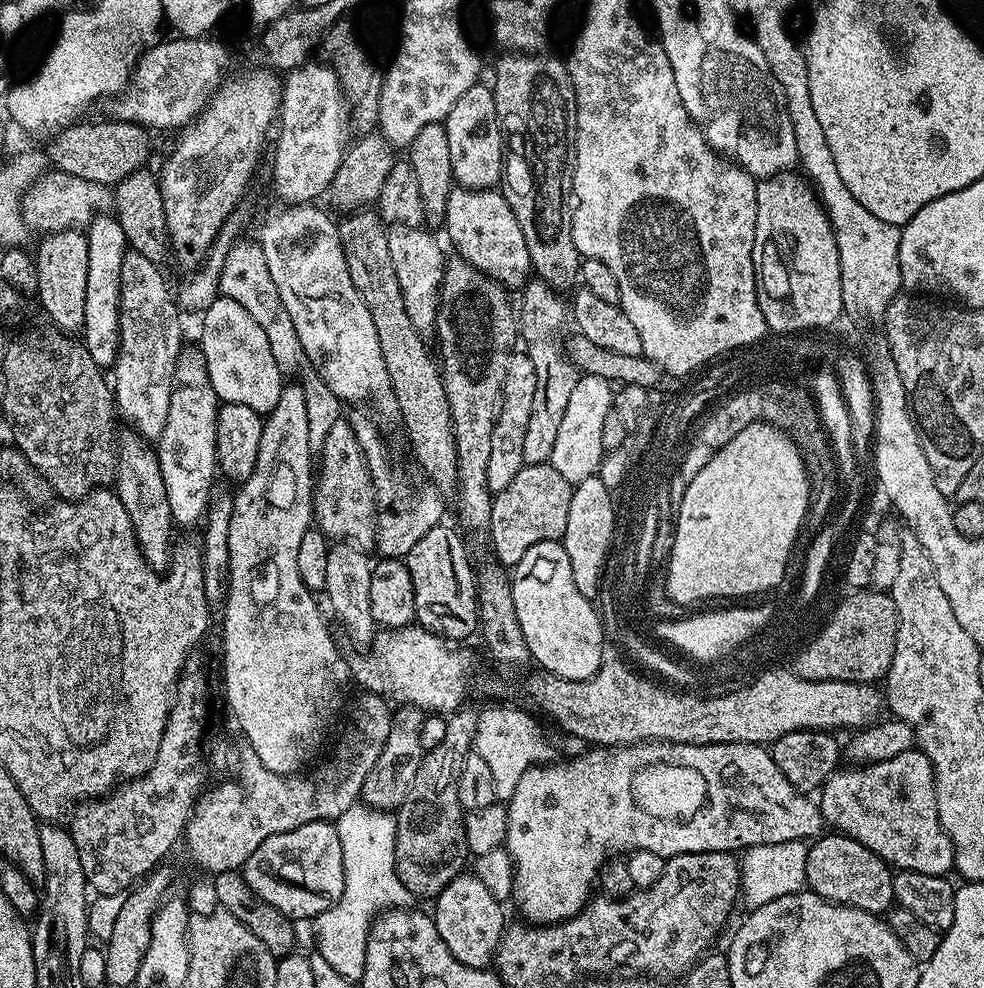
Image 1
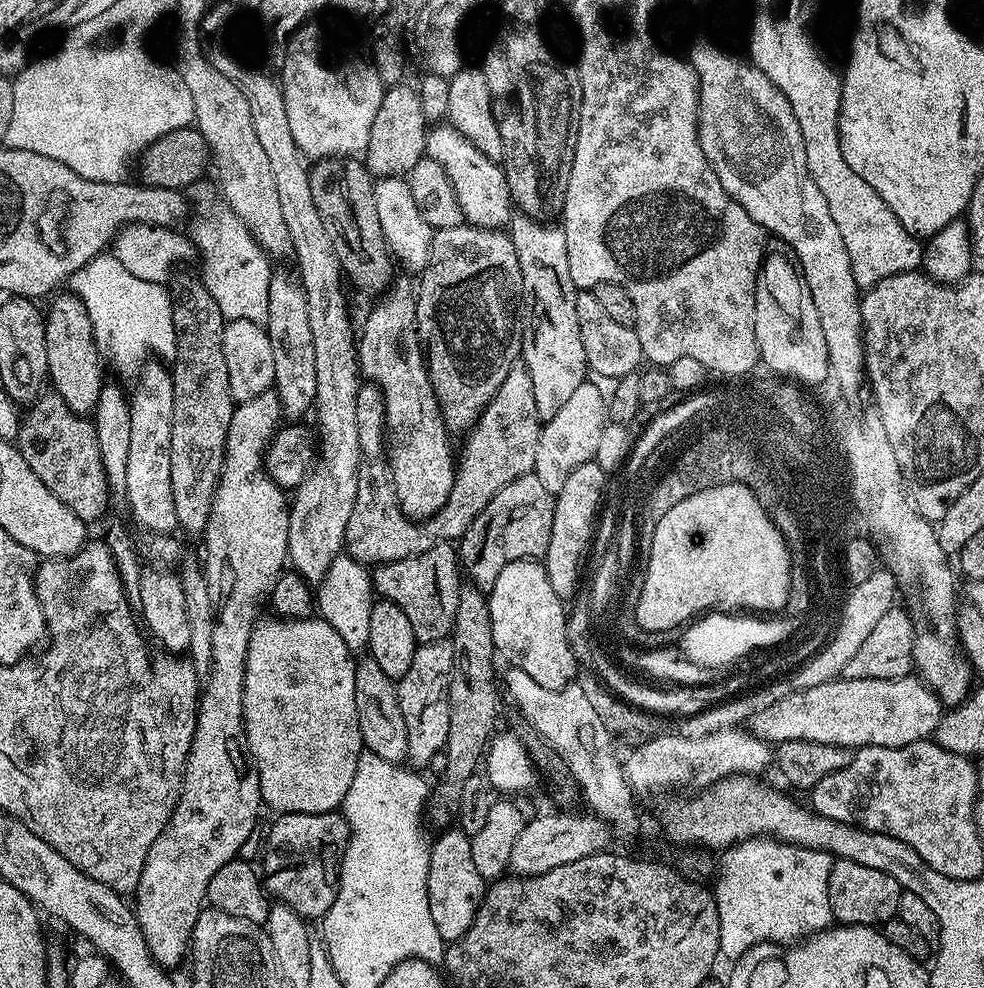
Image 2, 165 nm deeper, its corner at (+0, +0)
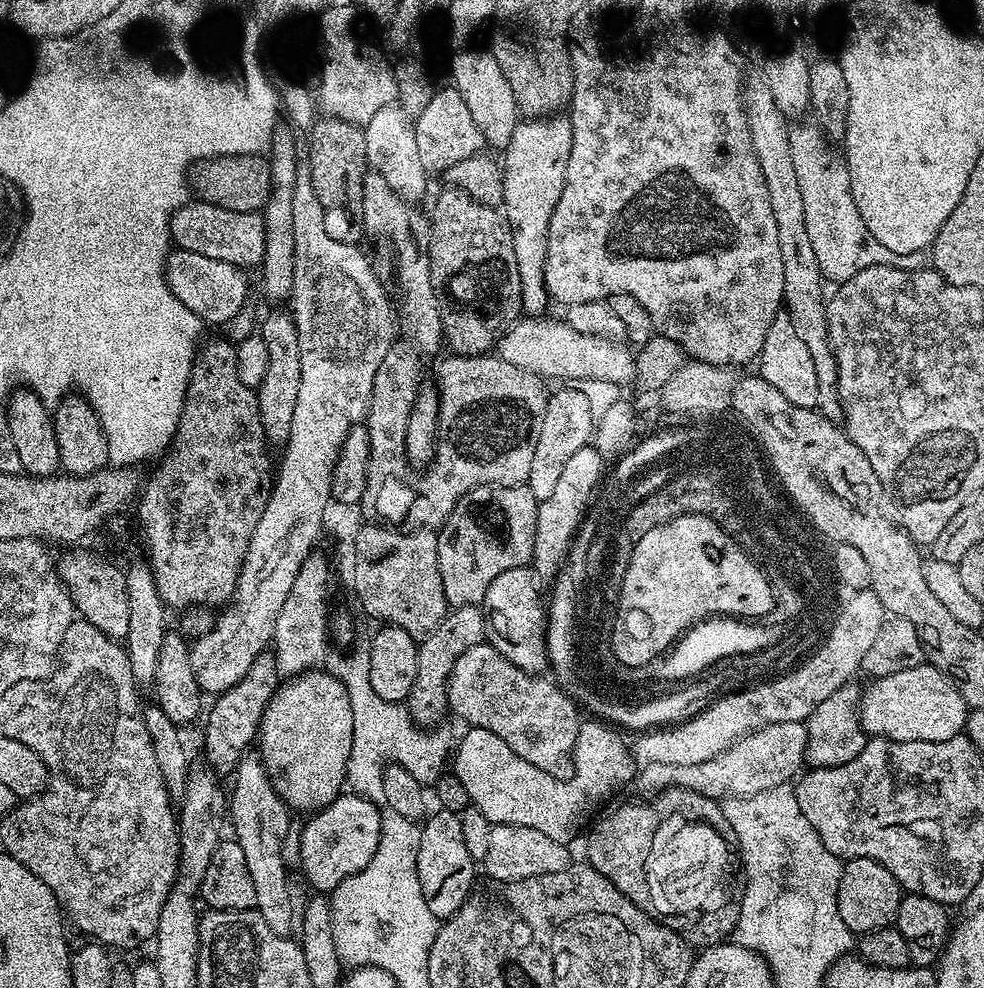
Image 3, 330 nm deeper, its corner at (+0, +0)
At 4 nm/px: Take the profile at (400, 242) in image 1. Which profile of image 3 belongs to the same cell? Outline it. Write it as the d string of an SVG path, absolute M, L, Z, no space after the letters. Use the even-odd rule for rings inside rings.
M397 105L382 107L363 125L368 167L386 179L390 188L408 203L417 203L426 192L428 173L419 161L418 144L414 137L415 125Z

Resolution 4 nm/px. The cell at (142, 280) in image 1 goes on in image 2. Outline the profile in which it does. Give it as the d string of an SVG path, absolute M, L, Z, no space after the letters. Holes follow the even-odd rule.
M145 363L135 377L136 389L130 392L126 505L144 532L171 533L177 527L174 494L170 490L170 422L174 418L174 386L171 371L160 364L163 363Z

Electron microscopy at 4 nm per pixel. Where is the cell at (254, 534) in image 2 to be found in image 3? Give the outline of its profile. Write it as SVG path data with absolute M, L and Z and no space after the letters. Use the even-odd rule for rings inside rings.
M291 311L272 312L258 324L258 334L266 342L268 360L266 378L262 378L256 389L256 401L260 411L260 422L264 427L264 439L282 446L288 441L290 426L294 418L294 402L298 402L298 382L302 382L302 354L298 350L298 334Z

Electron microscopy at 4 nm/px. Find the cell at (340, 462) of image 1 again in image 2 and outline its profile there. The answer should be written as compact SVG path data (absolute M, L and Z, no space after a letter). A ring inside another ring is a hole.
M514 366L503 379L502 386L498 386L494 398L490 398L484 407L476 425L467 433L464 449L461 452L459 449L454 486L450 498L446 498L446 506L424 520L412 520L401 510L392 476L388 473L384 451L384 395L377 384L361 383L356 413L360 477L354 510L350 510L350 522L346 522L343 551L365 566L389 564L422 554L435 544L459 541L470 522L478 518L486 502L490 502L502 486L532 471L542 427L538 409L534 406L534 382L530 382L530 374L525 368Z

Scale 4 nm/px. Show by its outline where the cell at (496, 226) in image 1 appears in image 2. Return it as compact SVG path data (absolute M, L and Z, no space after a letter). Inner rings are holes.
M440 122L429 127L424 151L434 162L438 162L438 166L442 166L442 170L446 170L446 178L450 178L454 186L458 206L469 225L503 229L512 220L514 205L503 167L497 161L486 158L486 154L482 154L482 150L478 150L478 146L474 146L474 142L465 138L454 125Z

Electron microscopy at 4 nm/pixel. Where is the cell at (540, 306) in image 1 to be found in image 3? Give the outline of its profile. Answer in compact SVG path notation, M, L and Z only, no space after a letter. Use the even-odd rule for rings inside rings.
M564 114L535 117L519 121L510 142L502 149L504 203L502 211L508 219L514 240L514 259L518 261L518 278L522 282L522 309L536 318L550 305L544 281L546 242L553 210L565 185L566 166L573 146L571 119Z

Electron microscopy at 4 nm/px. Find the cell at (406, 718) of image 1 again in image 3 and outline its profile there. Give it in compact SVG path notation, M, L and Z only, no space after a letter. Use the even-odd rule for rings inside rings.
M471 604L449 611L448 615L438 622L436 629L425 636L418 644L418 674L414 678L414 686L410 690L406 707L417 725L436 726L445 715L449 715L448 706L448 679L459 658L467 648L473 648L485 643L484 609Z

